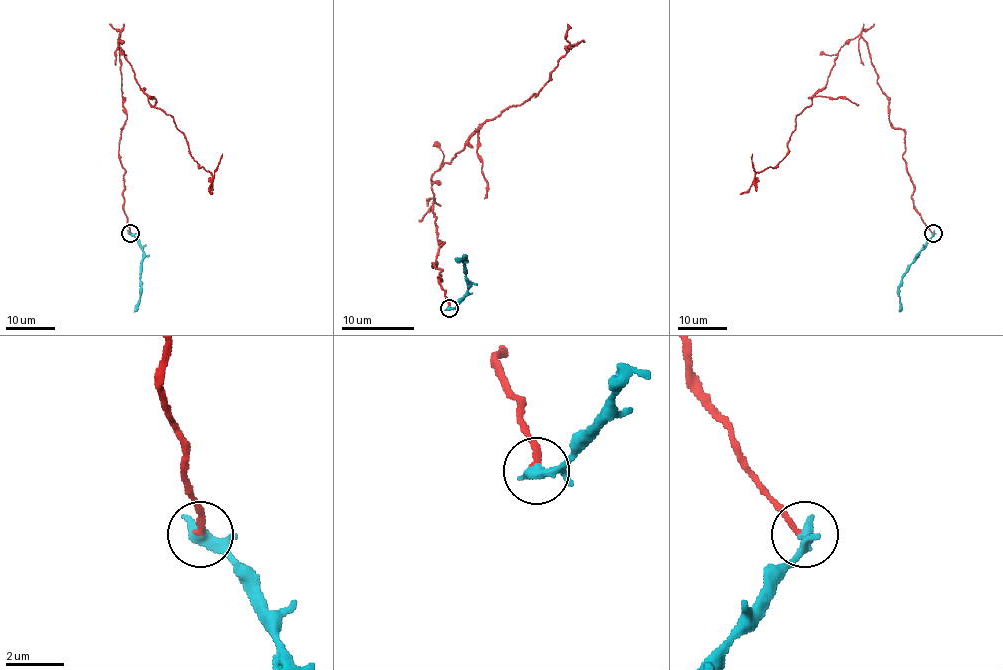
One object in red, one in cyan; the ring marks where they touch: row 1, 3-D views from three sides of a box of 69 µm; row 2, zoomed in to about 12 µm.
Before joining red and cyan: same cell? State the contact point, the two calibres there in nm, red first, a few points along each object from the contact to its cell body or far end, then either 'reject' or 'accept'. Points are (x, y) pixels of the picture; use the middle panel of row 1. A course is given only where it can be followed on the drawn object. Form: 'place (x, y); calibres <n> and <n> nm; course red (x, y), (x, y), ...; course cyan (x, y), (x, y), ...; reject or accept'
place (449, 308); calibres 200 and 360 nm; course red (448, 307), (434, 267), (445, 244), (432, 176), (476, 131), (536, 94), (570, 45), (567, 23); course cyan (448, 307), (454, 307), (468, 289), (463, 258), (454, 258); reject

